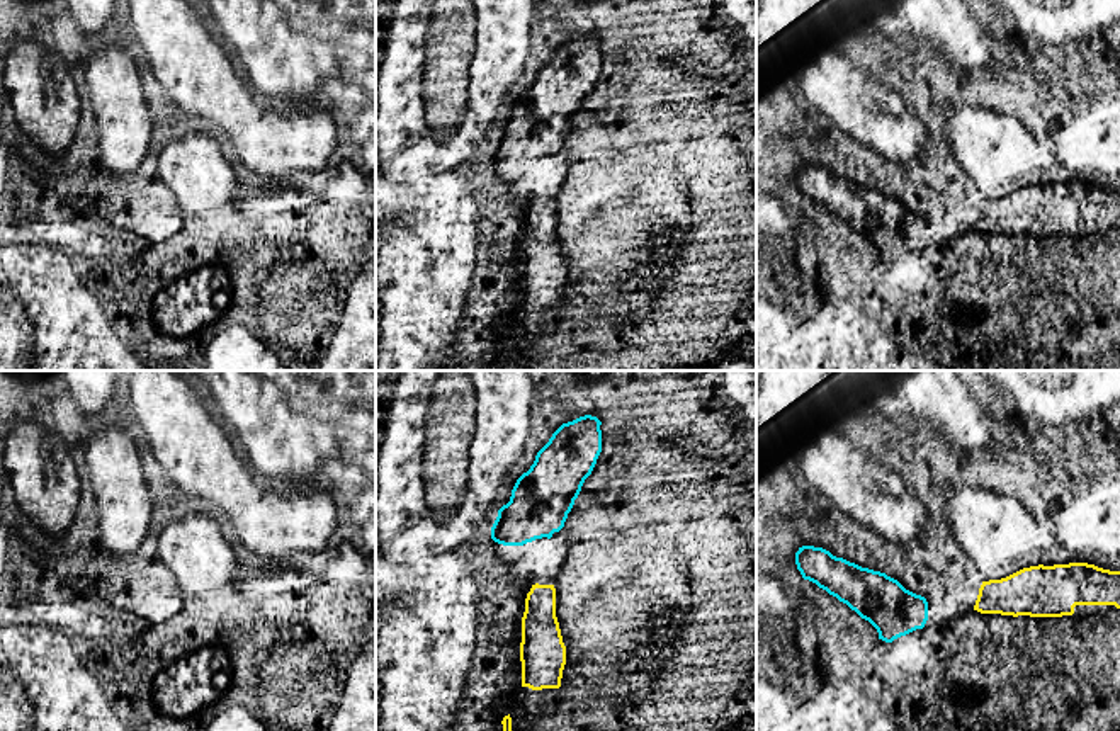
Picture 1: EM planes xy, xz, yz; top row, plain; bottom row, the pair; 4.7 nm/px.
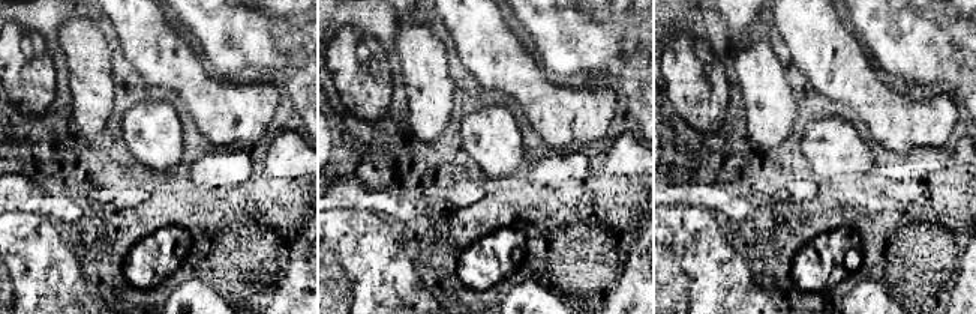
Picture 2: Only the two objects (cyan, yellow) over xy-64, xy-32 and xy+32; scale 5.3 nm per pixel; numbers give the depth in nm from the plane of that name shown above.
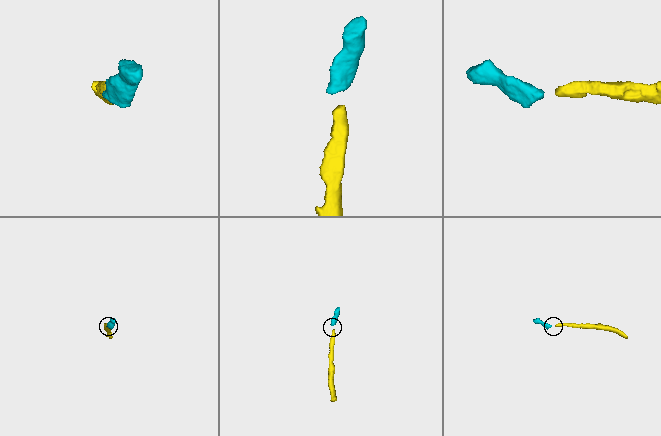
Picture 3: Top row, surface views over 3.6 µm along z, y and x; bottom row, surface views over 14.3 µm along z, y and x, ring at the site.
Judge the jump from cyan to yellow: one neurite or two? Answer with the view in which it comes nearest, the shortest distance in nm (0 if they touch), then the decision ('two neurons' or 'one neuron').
xz | 190 nm | one neuron

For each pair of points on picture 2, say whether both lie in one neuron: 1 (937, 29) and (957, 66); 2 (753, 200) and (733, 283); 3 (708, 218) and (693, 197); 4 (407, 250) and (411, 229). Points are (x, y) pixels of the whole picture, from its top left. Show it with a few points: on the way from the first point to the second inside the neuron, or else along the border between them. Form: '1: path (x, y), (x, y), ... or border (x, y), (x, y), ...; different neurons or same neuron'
1: border (925, 18), (925, 42), (928, 45), (960, 45); different neurons
2: border (775, 200), (756, 208), (747, 217); different neurons
3: border (691, 205), (700, 208); different neurons
4: border (401, 236), (443, 245); different neurons

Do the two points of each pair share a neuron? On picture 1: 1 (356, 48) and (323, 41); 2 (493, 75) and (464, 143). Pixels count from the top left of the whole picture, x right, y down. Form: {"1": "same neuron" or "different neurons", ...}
{"1": "same neuron", "2": "same neuron"}

